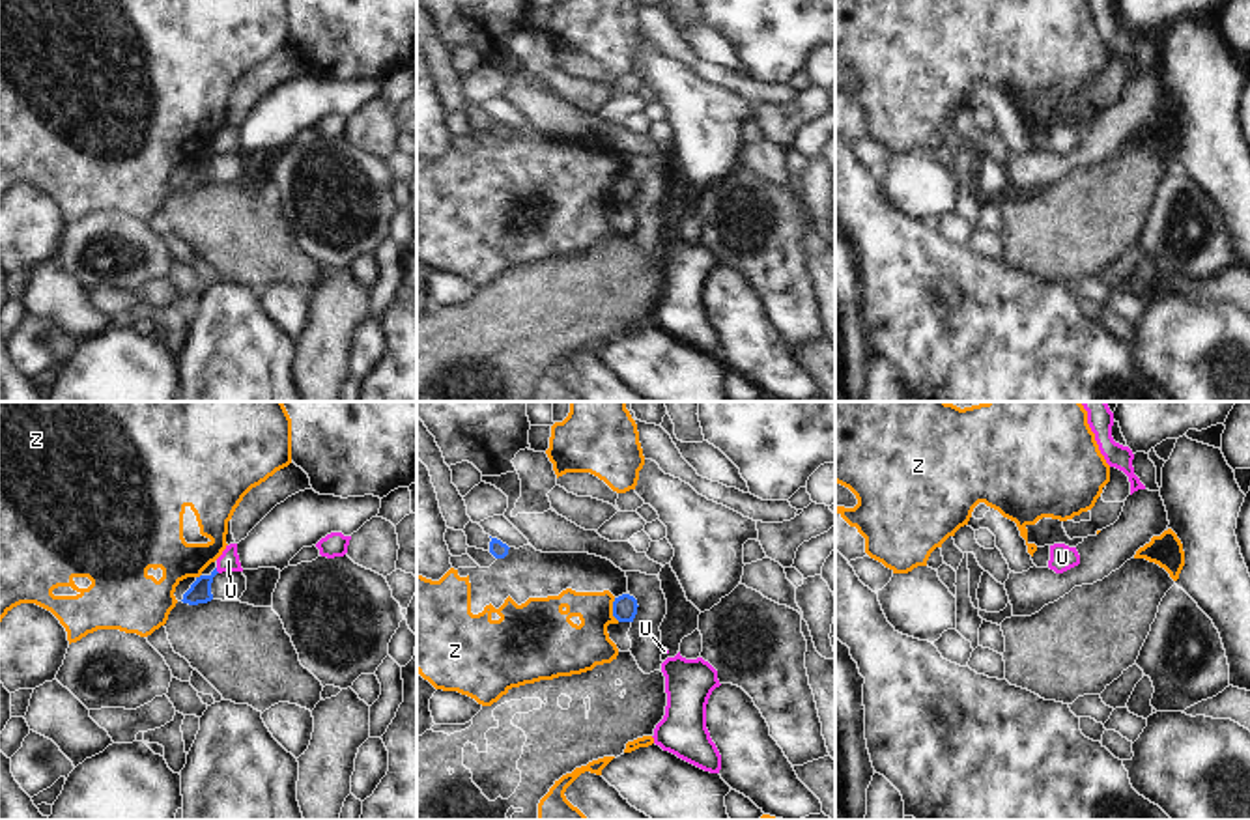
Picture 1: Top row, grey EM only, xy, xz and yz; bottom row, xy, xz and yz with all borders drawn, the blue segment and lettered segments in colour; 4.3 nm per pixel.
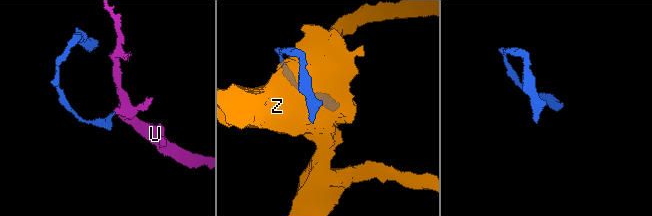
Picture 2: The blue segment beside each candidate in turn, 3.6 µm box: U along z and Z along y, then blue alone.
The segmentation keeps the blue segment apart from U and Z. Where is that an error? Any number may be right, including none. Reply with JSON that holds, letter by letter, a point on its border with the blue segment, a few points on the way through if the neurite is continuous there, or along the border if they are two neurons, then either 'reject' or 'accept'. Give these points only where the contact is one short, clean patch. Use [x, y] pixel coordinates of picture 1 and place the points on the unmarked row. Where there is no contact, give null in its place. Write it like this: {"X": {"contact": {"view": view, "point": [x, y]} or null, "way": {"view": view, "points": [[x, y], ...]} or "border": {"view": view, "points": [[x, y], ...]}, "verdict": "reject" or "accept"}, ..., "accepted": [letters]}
{"U": {"contact": {"view": "xy", "point": [215, 152]}, "border": {"view": "xy", "points": [[215, 150], [219, 154]]}, "verdict": "reject"}, "Z": {"contact": {"view": "xz", "point": [613, 191]}, "verdict": "reject"}, "accepted": []}

